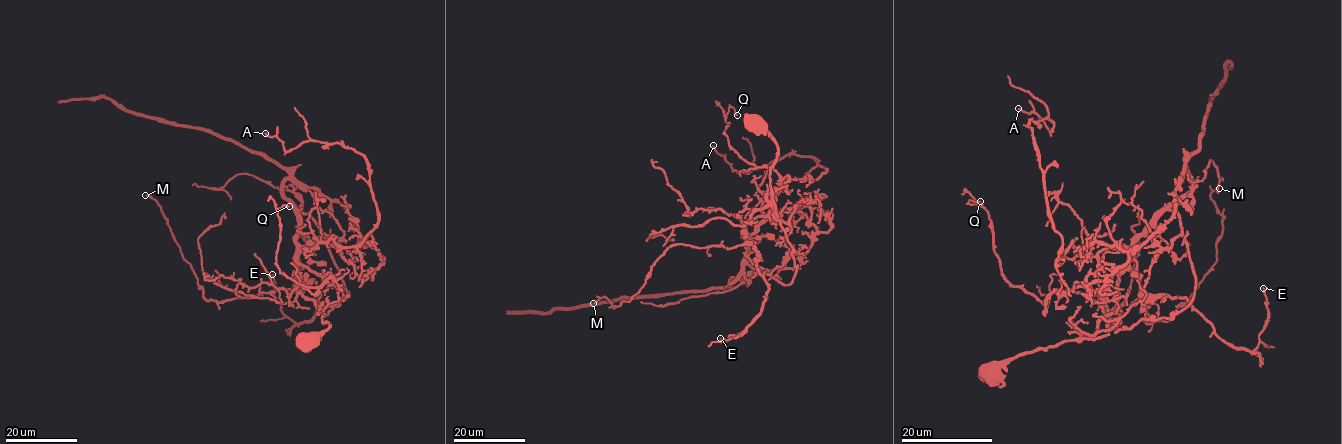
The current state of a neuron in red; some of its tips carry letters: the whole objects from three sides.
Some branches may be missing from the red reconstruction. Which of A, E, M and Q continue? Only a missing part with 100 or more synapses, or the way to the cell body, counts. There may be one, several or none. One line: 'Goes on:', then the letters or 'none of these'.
Goes on: none of these

